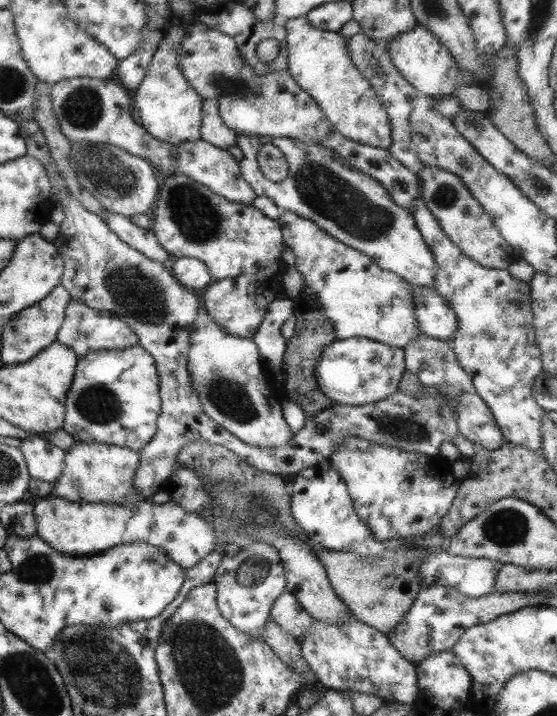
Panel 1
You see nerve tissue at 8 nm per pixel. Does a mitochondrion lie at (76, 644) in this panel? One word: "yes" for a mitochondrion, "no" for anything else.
yes

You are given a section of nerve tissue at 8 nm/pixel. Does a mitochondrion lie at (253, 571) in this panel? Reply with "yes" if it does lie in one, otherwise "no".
yes

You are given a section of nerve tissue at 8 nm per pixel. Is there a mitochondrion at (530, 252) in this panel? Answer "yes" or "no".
no

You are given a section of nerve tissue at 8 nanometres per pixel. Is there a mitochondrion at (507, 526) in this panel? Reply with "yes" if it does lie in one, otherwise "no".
yes

